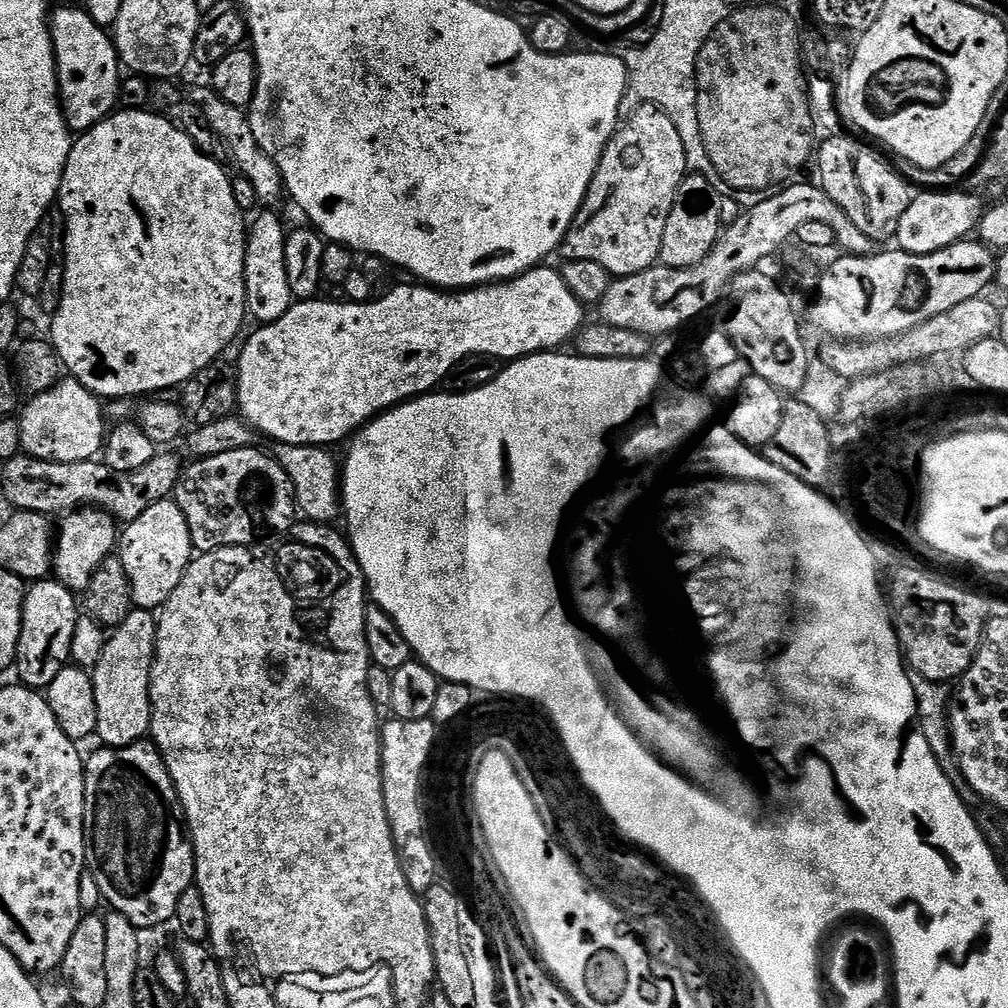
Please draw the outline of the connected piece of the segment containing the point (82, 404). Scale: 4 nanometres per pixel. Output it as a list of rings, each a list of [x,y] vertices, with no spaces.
[[[64,378],[40,396],[33,396],[19,413],[20,447],[39,460],[82,462],[101,455],[106,439],[106,423],[101,401],[77,380]]]

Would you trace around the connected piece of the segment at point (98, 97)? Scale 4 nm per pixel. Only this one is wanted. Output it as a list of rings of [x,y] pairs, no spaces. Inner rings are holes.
[[[83,7],[60,8],[51,13],[50,31],[52,49],[56,55],[56,86],[60,98],[60,107],[64,109],[64,123],[73,133],[86,132],[100,120],[111,116],[118,104],[118,93],[122,79],[122,65],[116,55],[116,46],[105,29],[90,19]]]

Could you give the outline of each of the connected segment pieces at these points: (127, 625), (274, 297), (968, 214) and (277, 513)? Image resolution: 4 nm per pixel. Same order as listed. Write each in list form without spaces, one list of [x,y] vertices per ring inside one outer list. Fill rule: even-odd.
[[[133,607],[126,618],[105,639],[102,658],[91,669],[96,731],[99,743],[110,748],[125,748],[141,743],[152,726],[152,706],[148,687],[152,660],[156,656],[156,616],[149,609]]]
[[[260,210],[255,213],[256,221],[251,221],[246,242],[246,258],[244,259],[244,285],[246,286],[246,312],[261,325],[273,324],[294,303],[290,285],[286,280],[286,227],[275,216],[275,211]]]
[[[971,191],[964,192],[920,192],[912,197],[910,206],[906,206],[906,214],[902,214],[902,222],[898,222],[898,230],[894,237],[899,251],[910,254],[934,254],[954,242],[971,237],[977,231],[982,215],[979,195]]]
[[[253,446],[230,450],[230,454],[214,454],[205,460],[192,462],[189,468],[187,465],[181,471],[174,499],[186,518],[192,547],[197,553],[213,552],[219,548],[248,548],[255,542],[256,536],[264,540],[271,532],[291,533],[298,516],[292,483],[276,457],[267,451],[259,452],[258,449]]]

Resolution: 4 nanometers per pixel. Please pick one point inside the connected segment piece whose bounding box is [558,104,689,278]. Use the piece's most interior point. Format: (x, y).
(619, 227)

